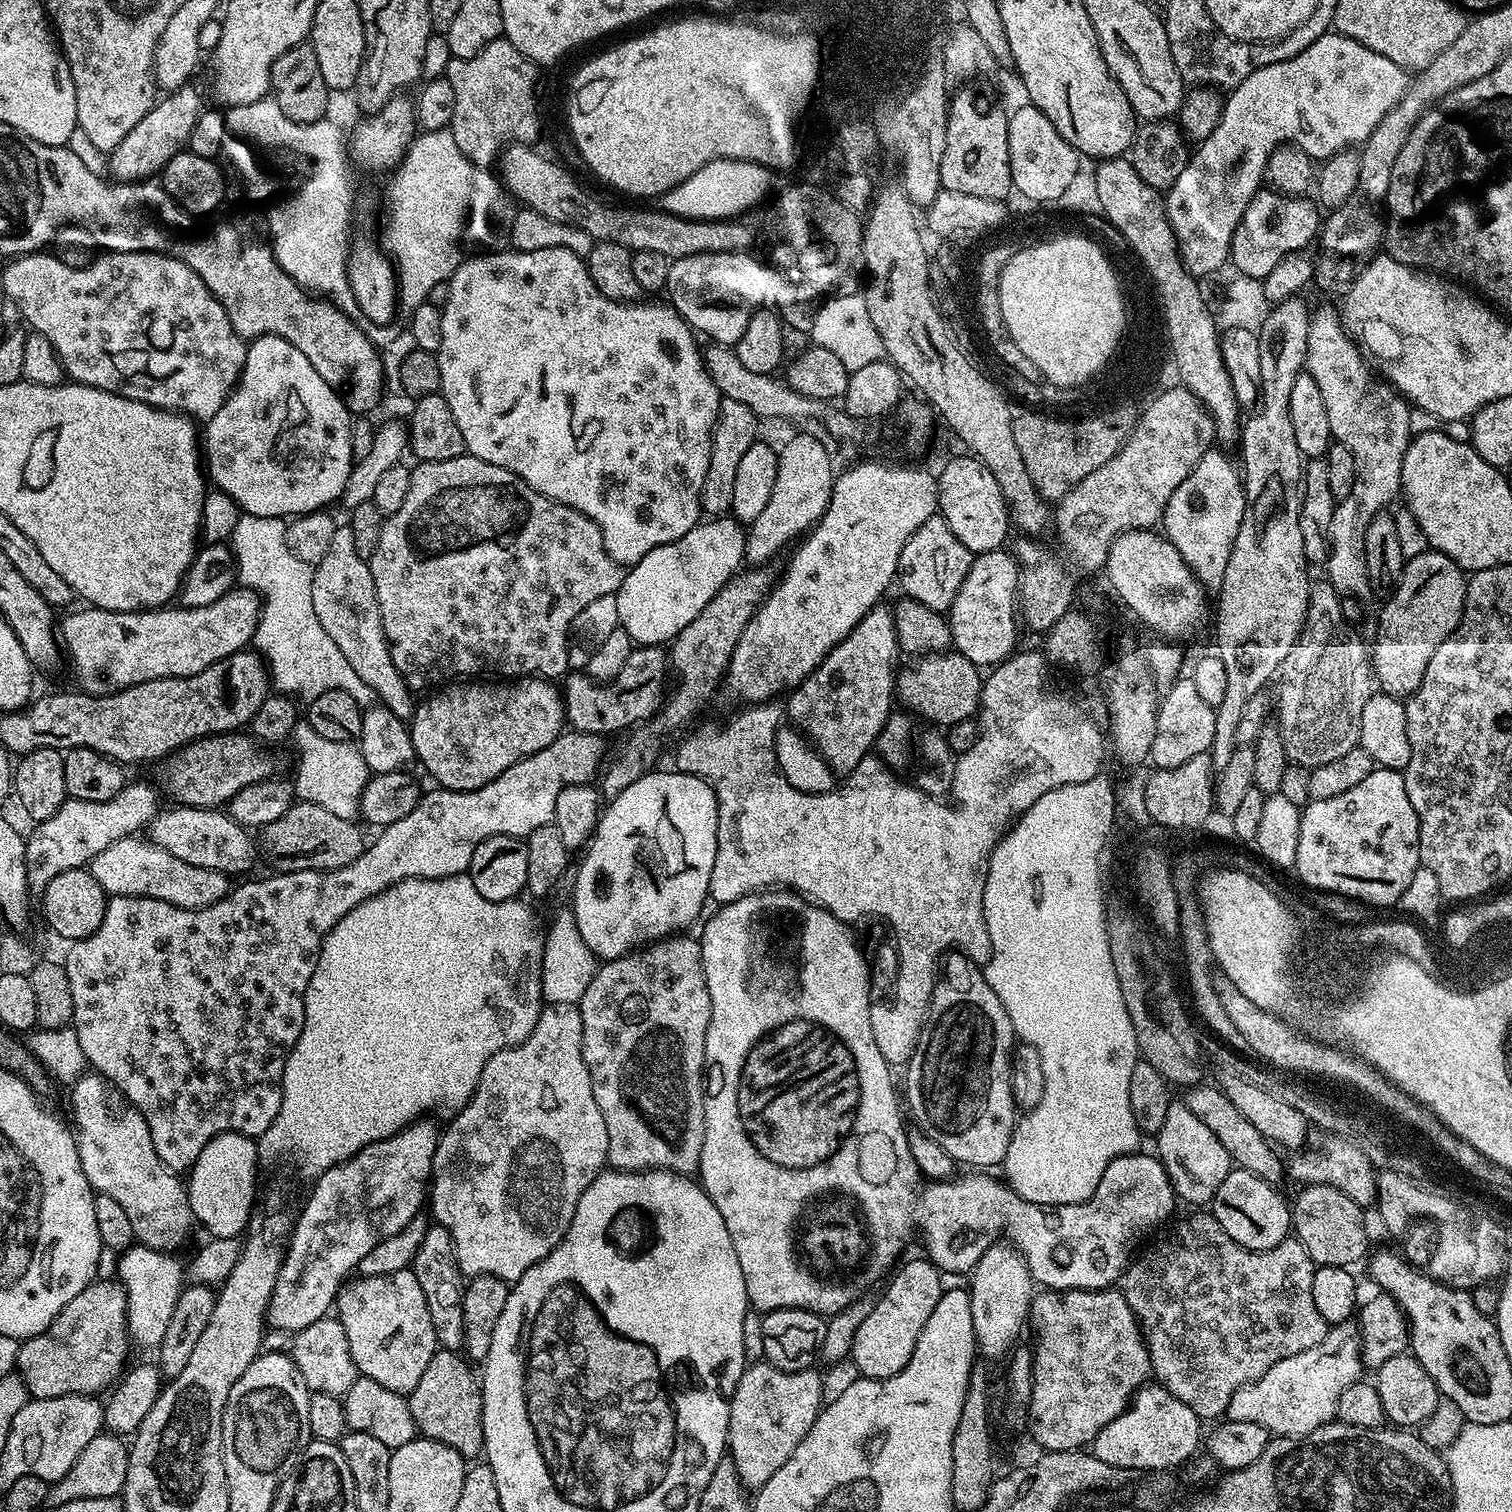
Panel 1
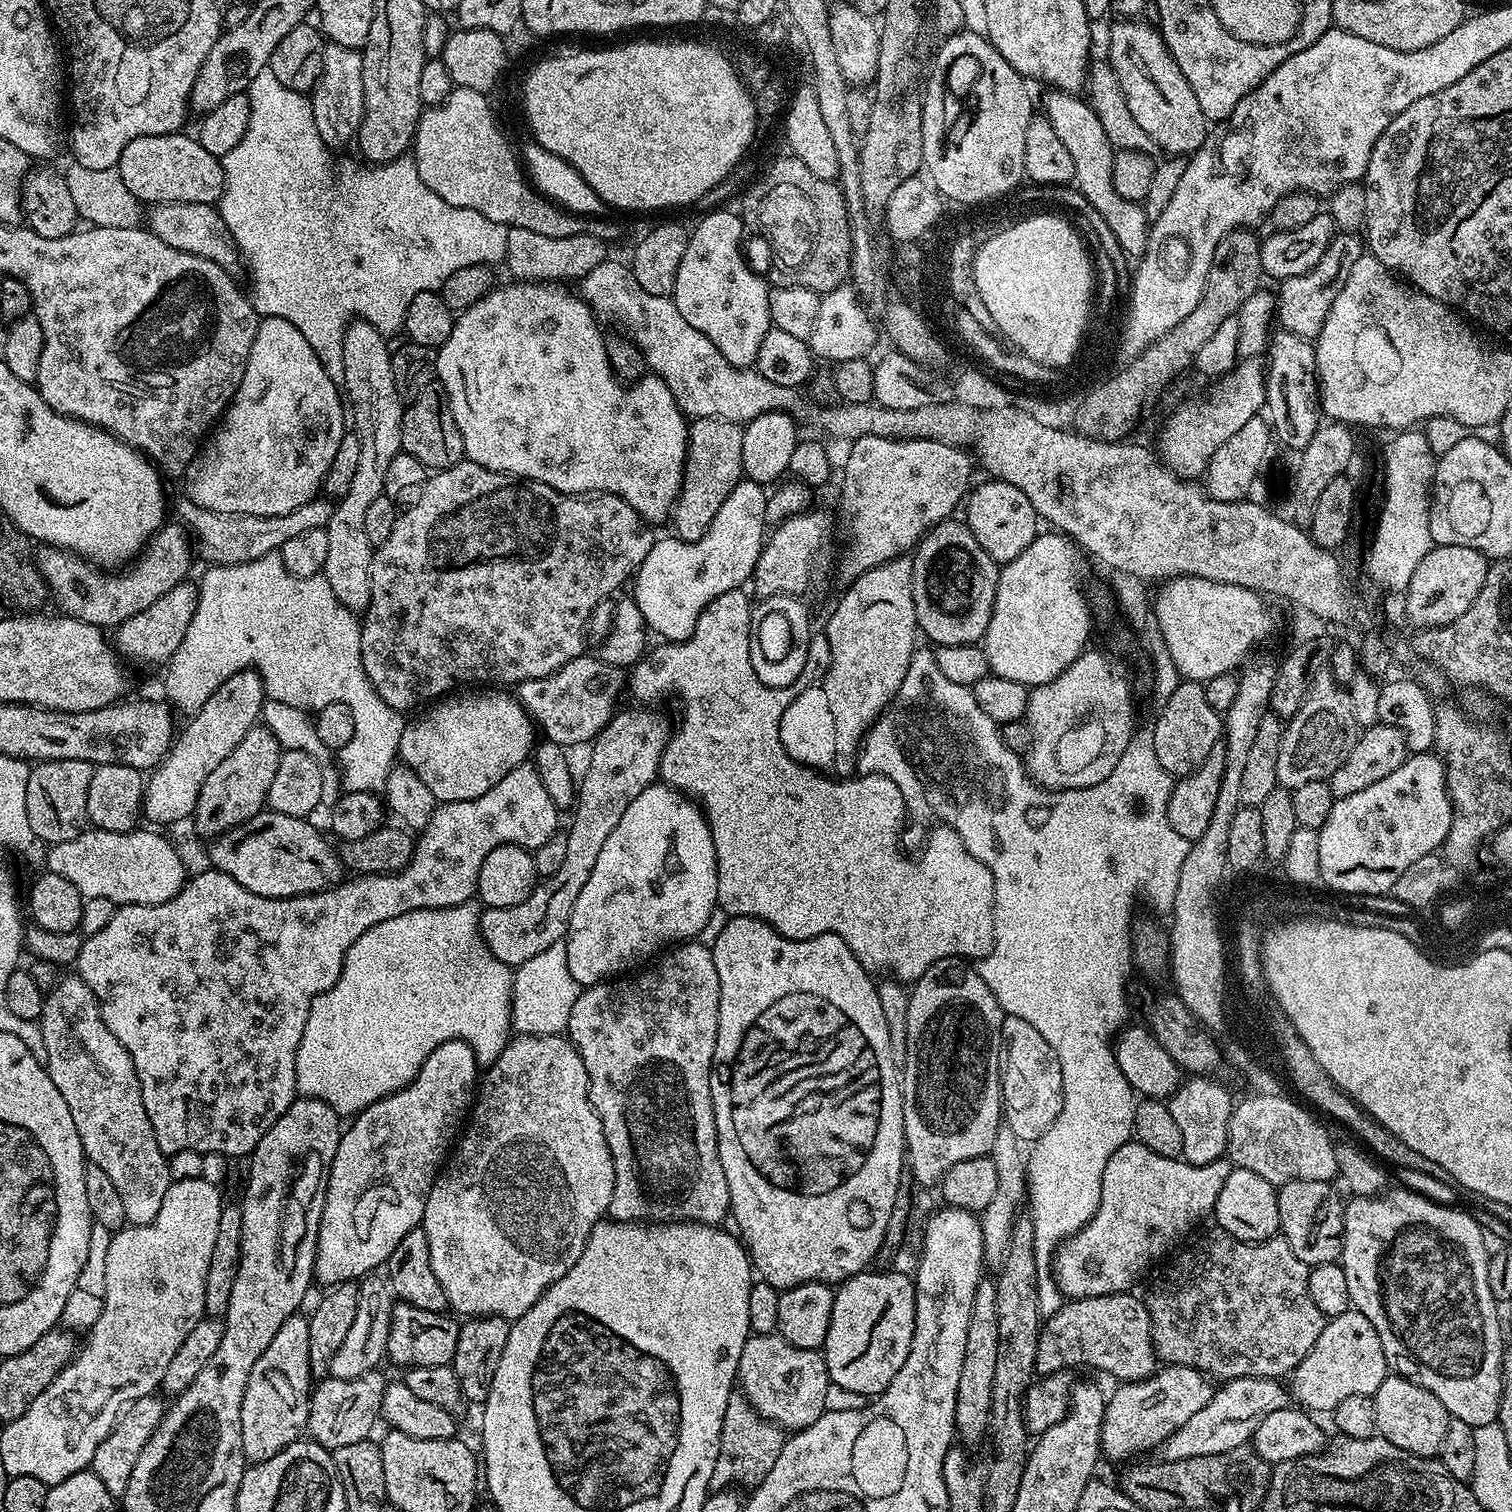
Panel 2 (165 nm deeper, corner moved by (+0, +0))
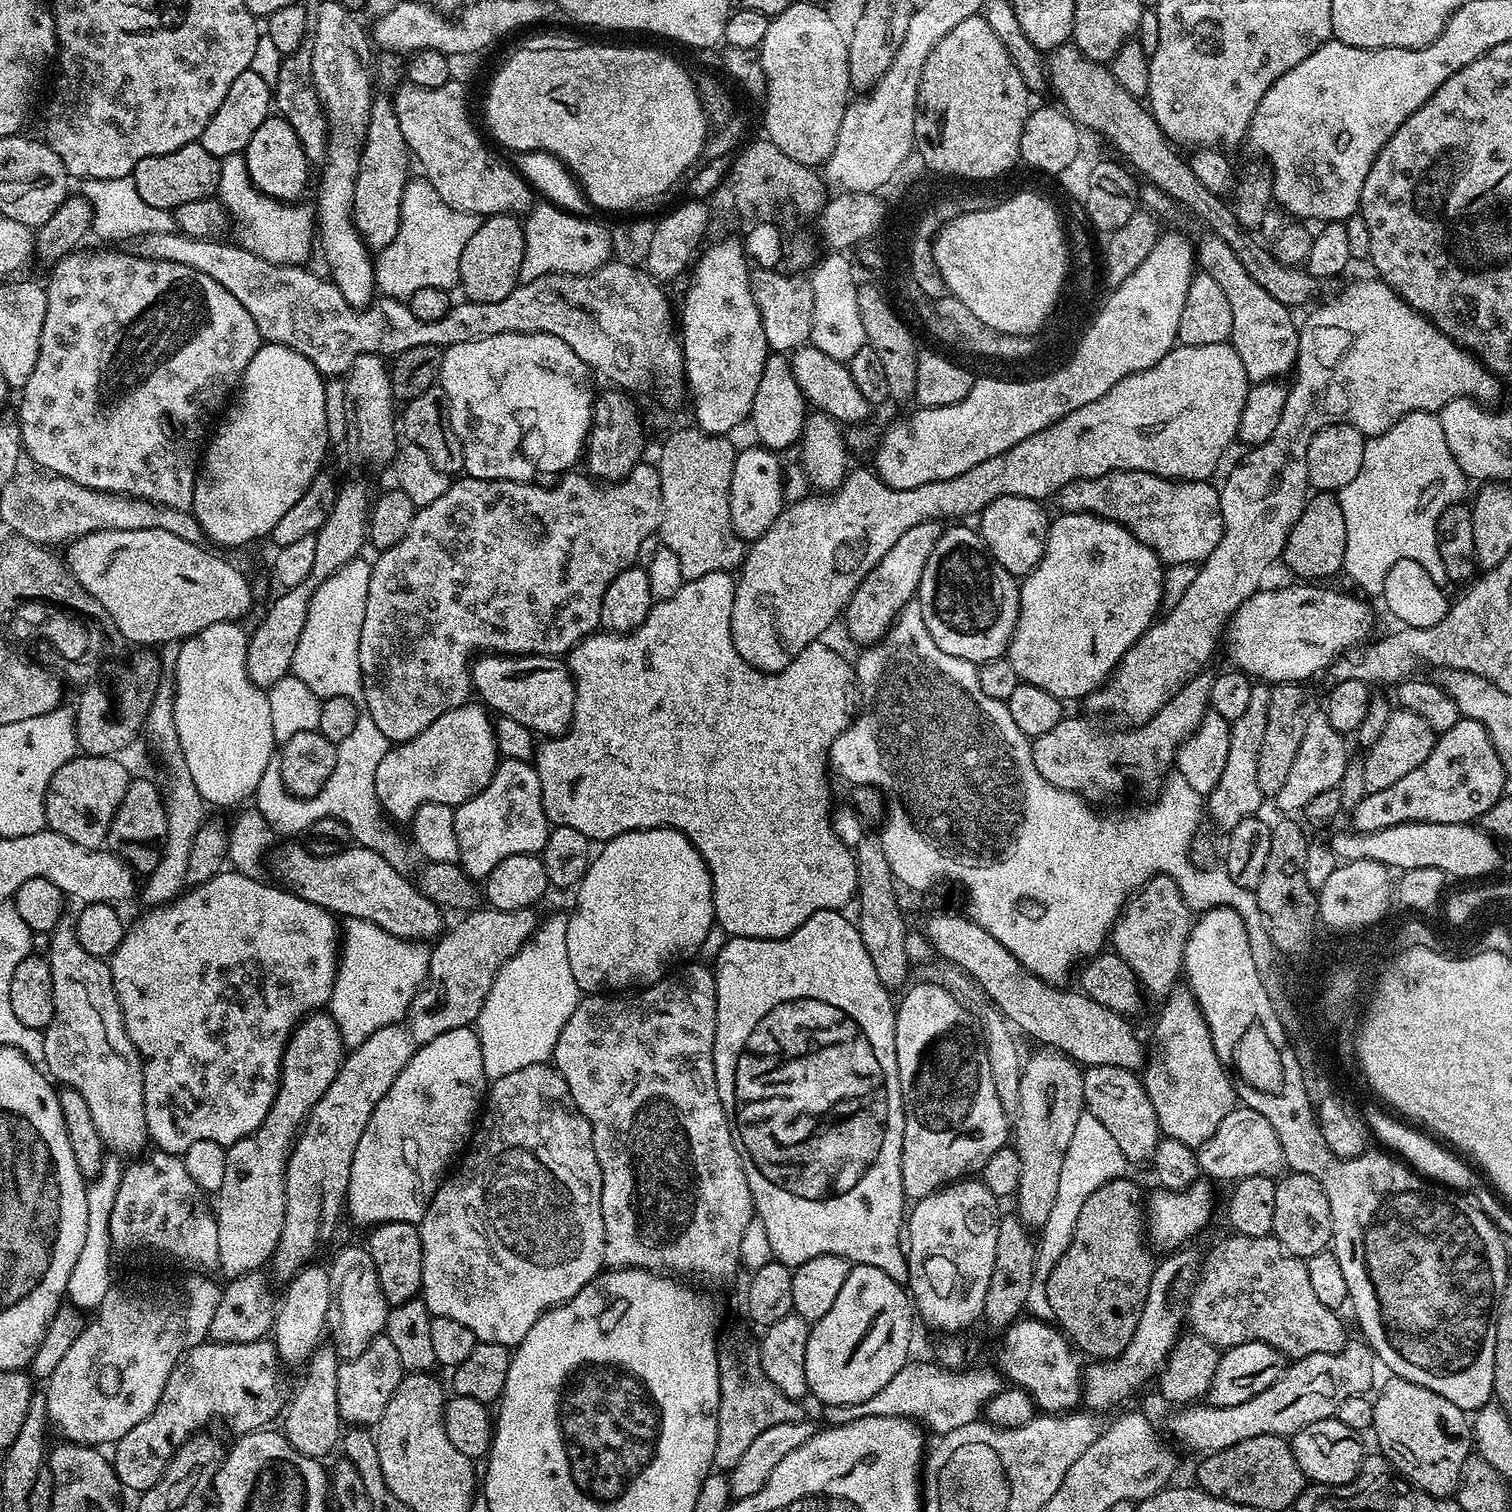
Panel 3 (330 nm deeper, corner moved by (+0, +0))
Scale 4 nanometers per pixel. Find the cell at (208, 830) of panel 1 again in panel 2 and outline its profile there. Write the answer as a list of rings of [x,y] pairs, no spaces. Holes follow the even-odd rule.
[[[262,811],[209,843],[211,867],[230,874],[238,886],[246,886],[250,894],[262,894],[262,898],[305,896],[331,888],[342,879],[340,858],[337,849],[324,841],[312,822],[303,816]]]

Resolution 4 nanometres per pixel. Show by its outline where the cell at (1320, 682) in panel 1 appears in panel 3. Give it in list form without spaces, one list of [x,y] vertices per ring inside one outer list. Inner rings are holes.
[[[1317,714],[1310,718],[1306,725],[1306,734],[1302,734],[1302,746],[1298,746],[1298,754],[1294,757],[1294,766],[1282,790],[1274,798],[1274,804],[1281,808],[1284,814],[1300,814],[1309,805],[1312,798],[1323,791],[1330,790],[1340,784],[1340,779],[1348,776],[1348,744],[1345,733],[1334,730],[1327,715]]]

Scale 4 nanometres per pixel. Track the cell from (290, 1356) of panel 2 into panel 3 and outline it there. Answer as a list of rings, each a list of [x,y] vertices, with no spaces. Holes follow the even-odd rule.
[[[305,1266],[287,1281],[284,1301],[279,1301],[278,1311],[275,1313],[274,1343],[277,1353],[287,1363],[289,1360],[292,1364],[301,1365],[307,1361],[325,1339],[326,1329],[330,1324],[330,1313],[334,1307],[332,1277],[327,1267],[316,1267]]]

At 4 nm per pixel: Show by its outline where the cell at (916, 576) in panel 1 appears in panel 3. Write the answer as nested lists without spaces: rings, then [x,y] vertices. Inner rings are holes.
[[[948,526],[941,531],[926,562],[926,570],[922,570],[918,603],[926,622],[926,630],[930,630],[930,636],[934,638],[938,650],[946,650],[946,654],[954,654],[954,658],[969,660],[971,664],[979,666],[1001,659],[1007,653],[1020,613],[1020,584],[1017,577],[1011,576],[991,556],[975,527],[960,527],[964,526]]]

